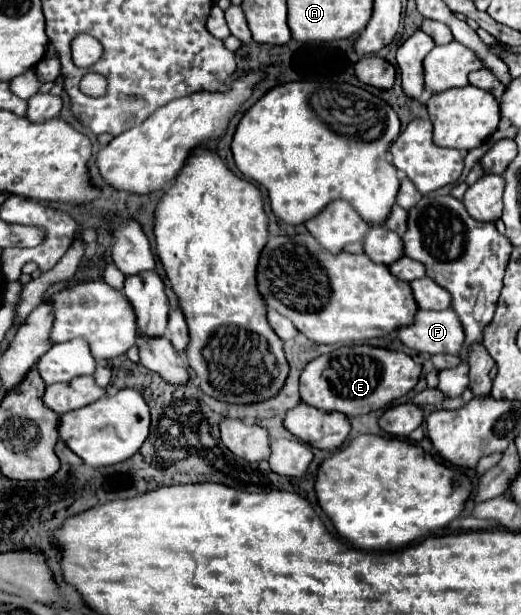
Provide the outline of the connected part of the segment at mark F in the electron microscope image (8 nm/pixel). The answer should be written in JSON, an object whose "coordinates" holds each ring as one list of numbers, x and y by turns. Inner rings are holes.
{"coordinates":[[418,311,416,321,408,327,398,329,398,337,404,345,420,353,450,353,460,355,466,333,454,311]]}

